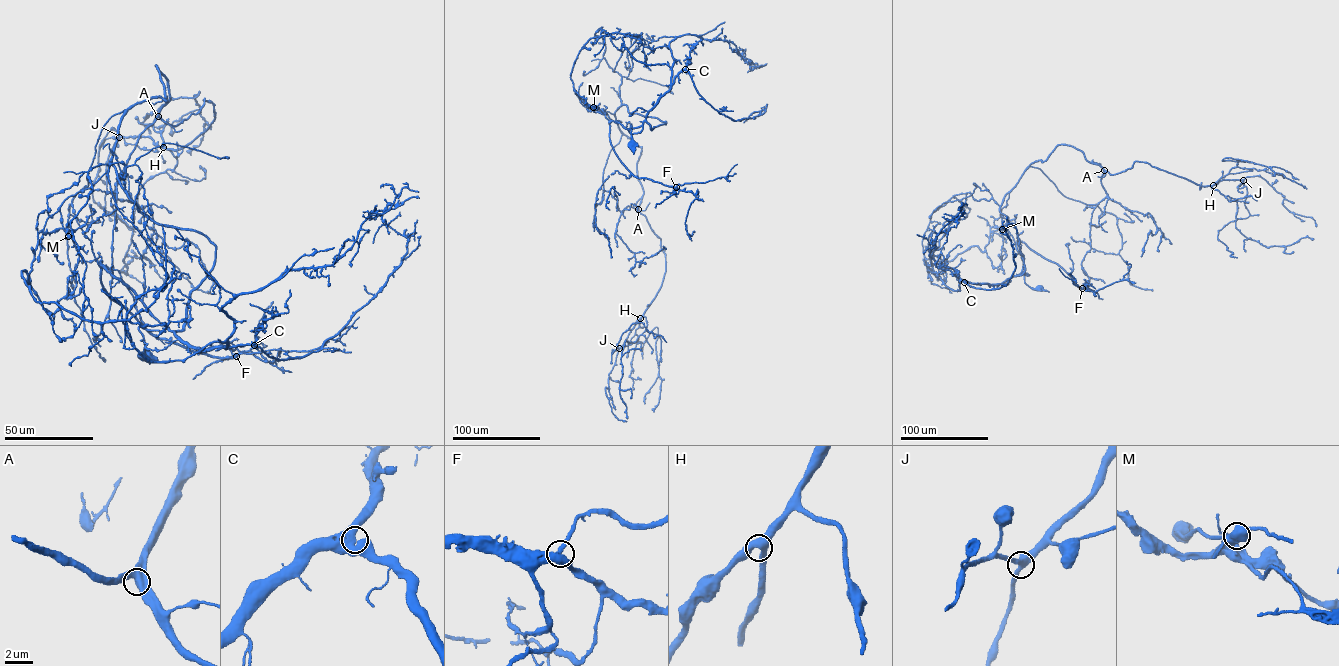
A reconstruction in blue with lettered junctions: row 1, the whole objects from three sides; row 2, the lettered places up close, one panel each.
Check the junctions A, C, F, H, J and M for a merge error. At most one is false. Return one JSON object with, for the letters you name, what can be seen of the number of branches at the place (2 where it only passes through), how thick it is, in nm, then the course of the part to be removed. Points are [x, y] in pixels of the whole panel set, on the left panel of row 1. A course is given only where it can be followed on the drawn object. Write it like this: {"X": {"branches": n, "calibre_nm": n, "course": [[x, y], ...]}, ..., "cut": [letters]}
{"M": {"branches": 3, "calibre_nm": 700, "course": [[68, 236], [79, 255], [76, 286], [52, 314], [23, 270], [36, 301], [142, 326], [169, 322], [176, 273]]}, "cut": ["M"]}

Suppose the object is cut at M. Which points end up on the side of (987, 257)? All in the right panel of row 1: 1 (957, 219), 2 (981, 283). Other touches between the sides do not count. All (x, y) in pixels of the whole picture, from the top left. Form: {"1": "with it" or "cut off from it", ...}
{"1": "cut off from it", "2": "cut off from it"}

